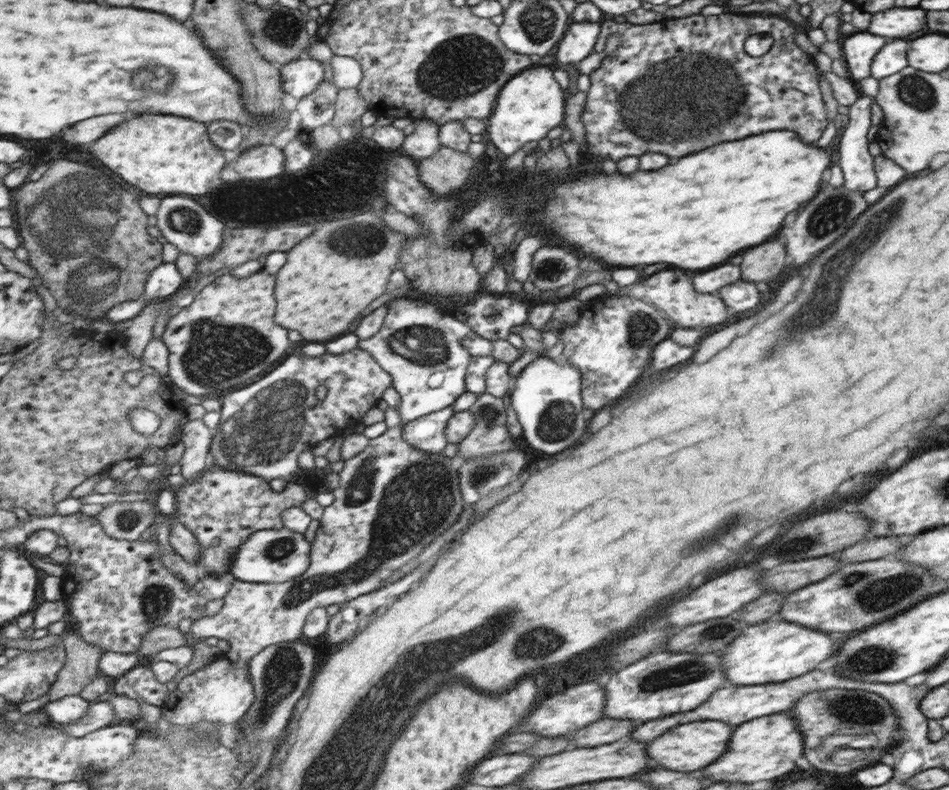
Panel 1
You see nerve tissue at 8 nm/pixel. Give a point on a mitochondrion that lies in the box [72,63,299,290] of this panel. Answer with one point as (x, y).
(189, 220)

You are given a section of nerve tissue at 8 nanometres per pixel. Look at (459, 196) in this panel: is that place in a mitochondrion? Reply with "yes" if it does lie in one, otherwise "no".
no

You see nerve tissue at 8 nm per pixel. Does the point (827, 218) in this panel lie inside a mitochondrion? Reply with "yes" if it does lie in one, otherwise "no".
yes

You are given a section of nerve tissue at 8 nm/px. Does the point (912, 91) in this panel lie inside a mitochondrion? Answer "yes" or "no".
yes

